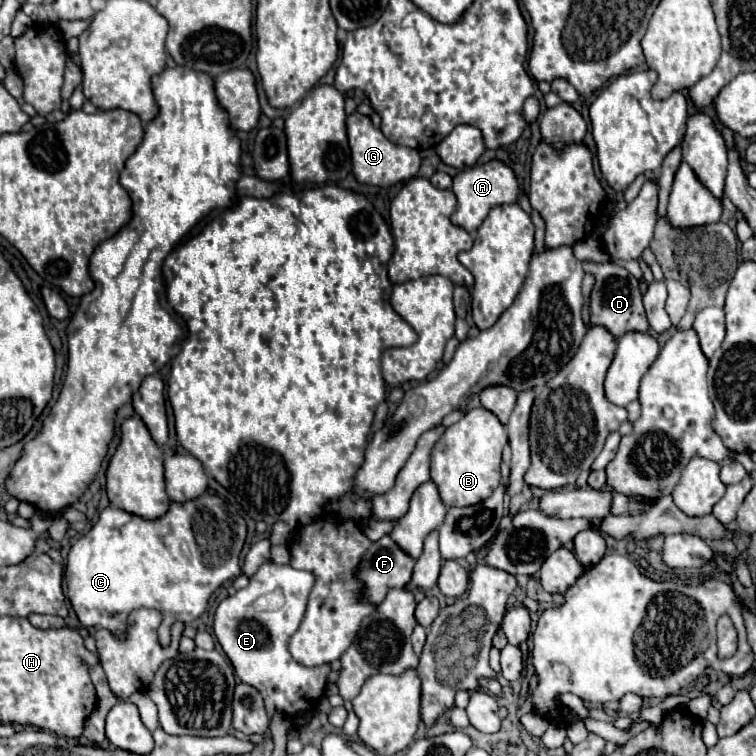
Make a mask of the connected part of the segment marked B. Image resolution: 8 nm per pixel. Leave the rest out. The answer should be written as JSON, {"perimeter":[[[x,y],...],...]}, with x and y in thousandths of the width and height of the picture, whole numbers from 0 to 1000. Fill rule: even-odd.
{"perimeter":[[[624,540],[598,563],[587,569],[571,595],[569,608],[569,632],[582,651],[582,661],[590,672],[598,669],[627,669],[635,667],[661,640],[661,603],[664,593],[672,585],[667,563],[661,556],[640,542]]]}

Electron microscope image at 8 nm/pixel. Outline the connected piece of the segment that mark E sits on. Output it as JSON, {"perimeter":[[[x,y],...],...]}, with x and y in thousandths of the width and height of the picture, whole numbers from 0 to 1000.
{"perimeter":[[[349,743],[331,765],[331,772],[325,778],[294,794],[286,804],[283,839],[299,868],[304,870],[312,894],[347,918],[354,947],[360,947],[362,942],[373,942],[378,947],[407,944],[421,934],[429,918],[437,881],[397,881],[386,873],[378,857],[384,841],[394,833],[402,817],[413,775],[413,757],[392,754],[384,746]]]}

